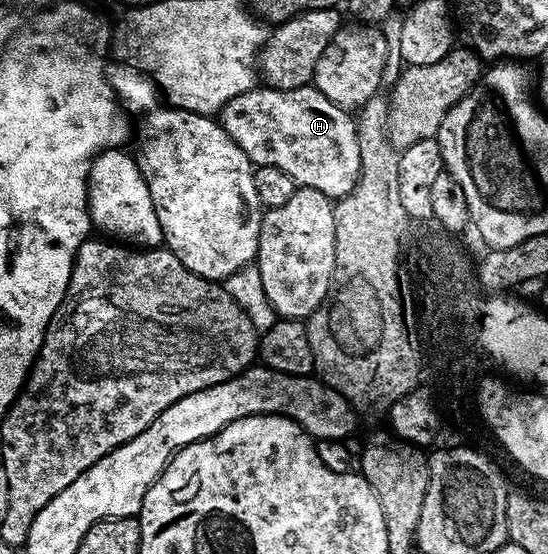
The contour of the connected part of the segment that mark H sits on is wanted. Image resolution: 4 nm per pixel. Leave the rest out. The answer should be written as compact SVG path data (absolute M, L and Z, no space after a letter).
M309 84L293 90L253 88L227 103L222 111L222 125L226 133L246 152L253 166L282 168L294 176L297 187L309 186L333 200L347 196L360 183L360 148L356 118L347 109L332 103Z

